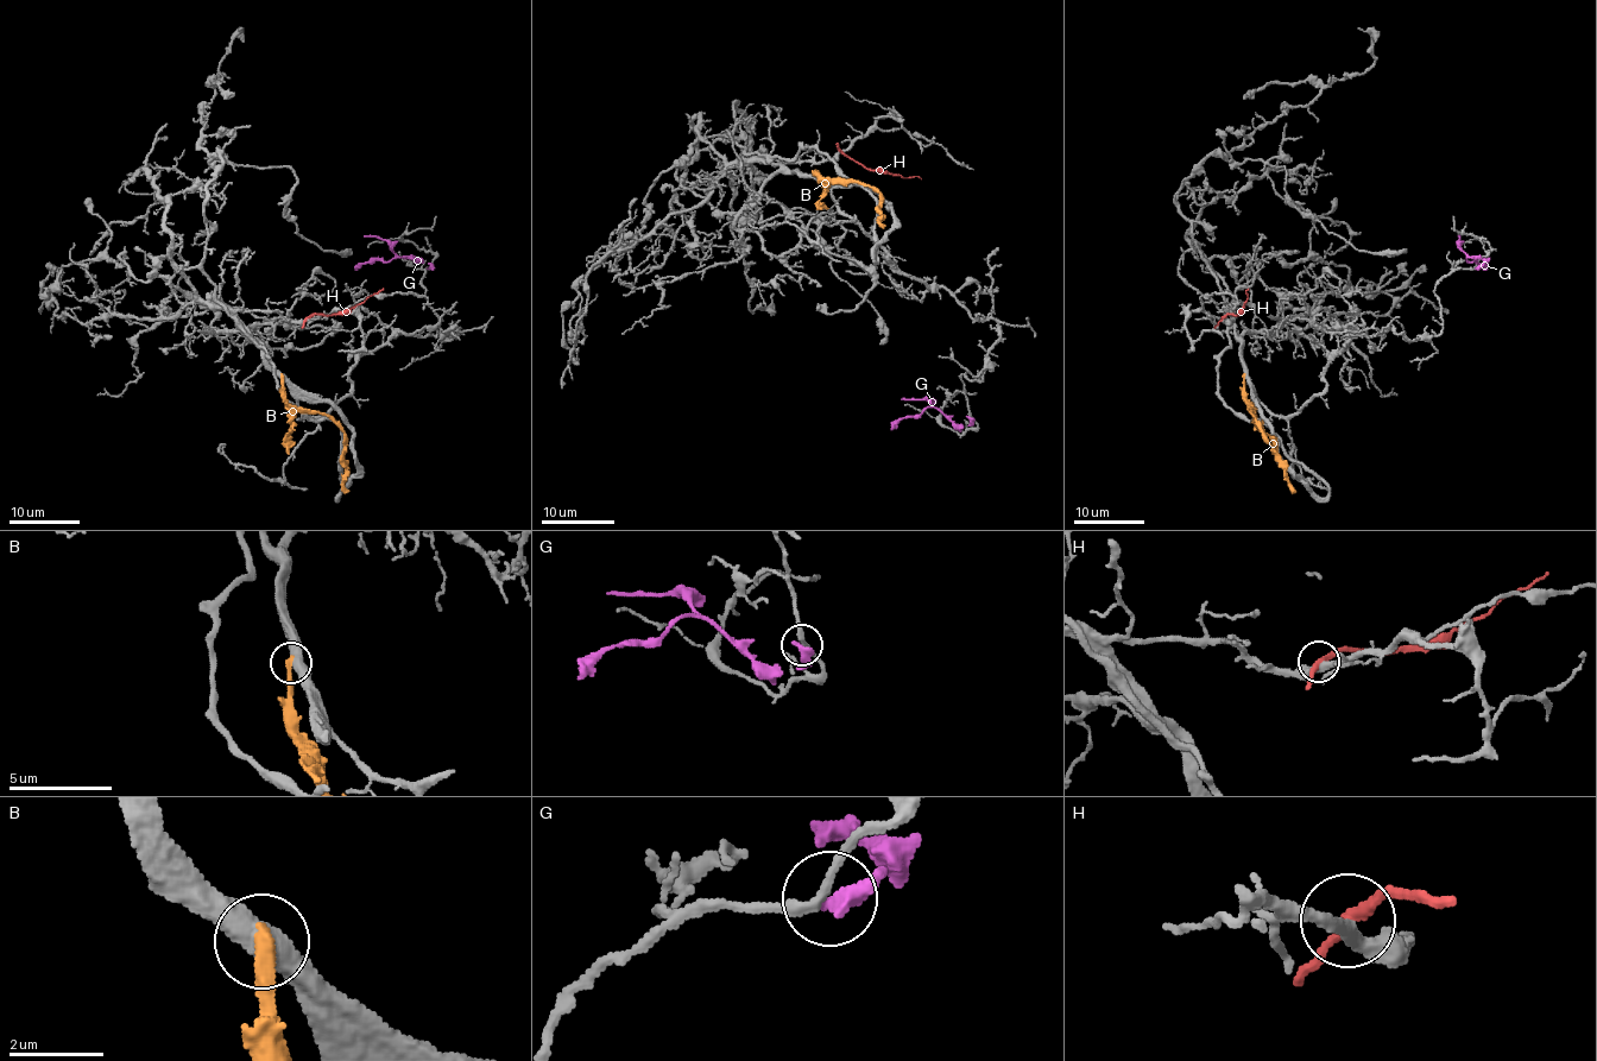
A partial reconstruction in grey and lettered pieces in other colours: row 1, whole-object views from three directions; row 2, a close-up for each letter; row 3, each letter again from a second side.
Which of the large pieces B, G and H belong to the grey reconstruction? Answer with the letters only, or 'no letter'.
no letter

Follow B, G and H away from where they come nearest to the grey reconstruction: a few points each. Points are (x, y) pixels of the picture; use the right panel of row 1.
B: (1244, 377), (1247, 406), (1295, 492)
G: (1476, 267), (1484, 263), (1469, 257), (1488, 267)
H: (1222, 319), (1239, 313), (1248, 289)

